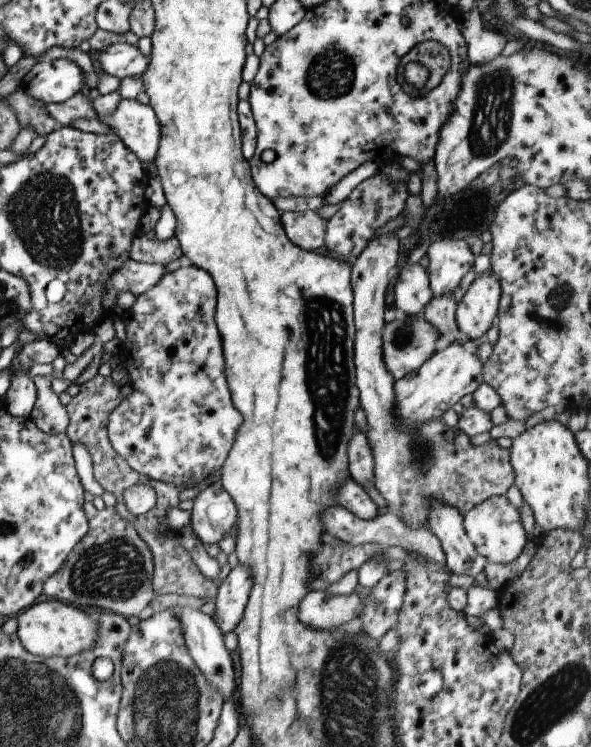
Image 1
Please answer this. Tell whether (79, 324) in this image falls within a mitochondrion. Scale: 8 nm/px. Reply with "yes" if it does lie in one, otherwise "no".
no

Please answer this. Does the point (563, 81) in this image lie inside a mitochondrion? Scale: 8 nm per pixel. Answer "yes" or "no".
no

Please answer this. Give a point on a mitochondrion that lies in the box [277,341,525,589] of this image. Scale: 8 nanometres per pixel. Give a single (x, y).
(420, 448)

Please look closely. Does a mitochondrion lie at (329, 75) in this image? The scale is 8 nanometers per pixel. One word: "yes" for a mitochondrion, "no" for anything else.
yes

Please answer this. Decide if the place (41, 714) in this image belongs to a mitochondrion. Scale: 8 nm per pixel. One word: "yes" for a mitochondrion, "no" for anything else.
yes

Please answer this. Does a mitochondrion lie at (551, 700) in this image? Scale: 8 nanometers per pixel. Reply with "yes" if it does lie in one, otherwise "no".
yes

